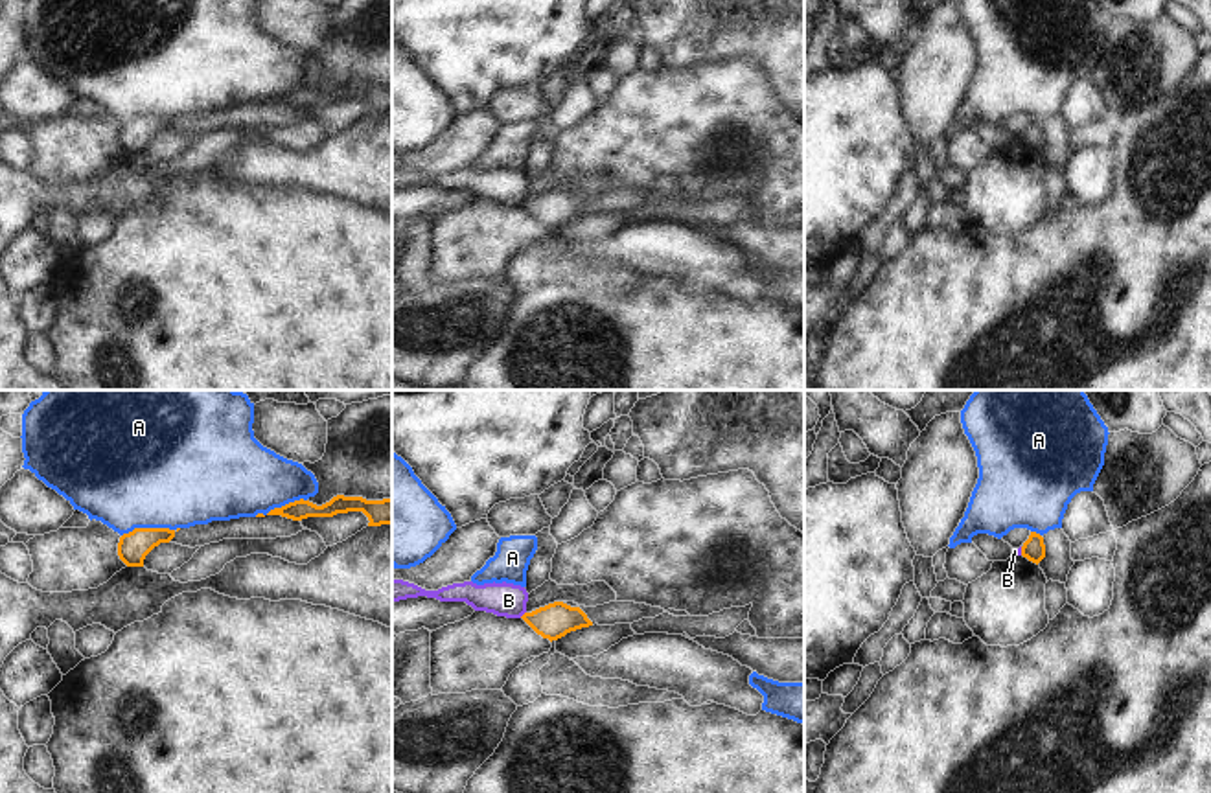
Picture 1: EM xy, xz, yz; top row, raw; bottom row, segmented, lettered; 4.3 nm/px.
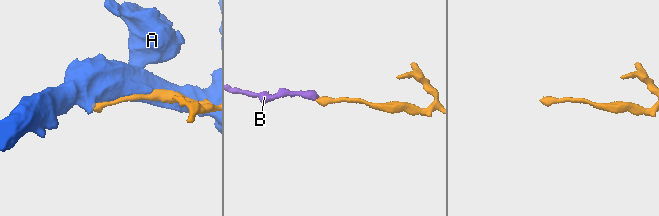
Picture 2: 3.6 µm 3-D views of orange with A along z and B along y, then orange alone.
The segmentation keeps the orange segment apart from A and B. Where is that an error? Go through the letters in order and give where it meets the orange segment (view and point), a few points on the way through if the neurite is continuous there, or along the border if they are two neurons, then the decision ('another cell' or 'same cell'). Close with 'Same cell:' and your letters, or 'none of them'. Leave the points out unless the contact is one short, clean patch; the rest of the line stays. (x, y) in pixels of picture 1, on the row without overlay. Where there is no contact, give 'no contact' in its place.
A: contact xy (149, 116); another cell
B: contact xz (523, 203); border xz (525, 199), (519, 205); another cell
Same cell: none of them

